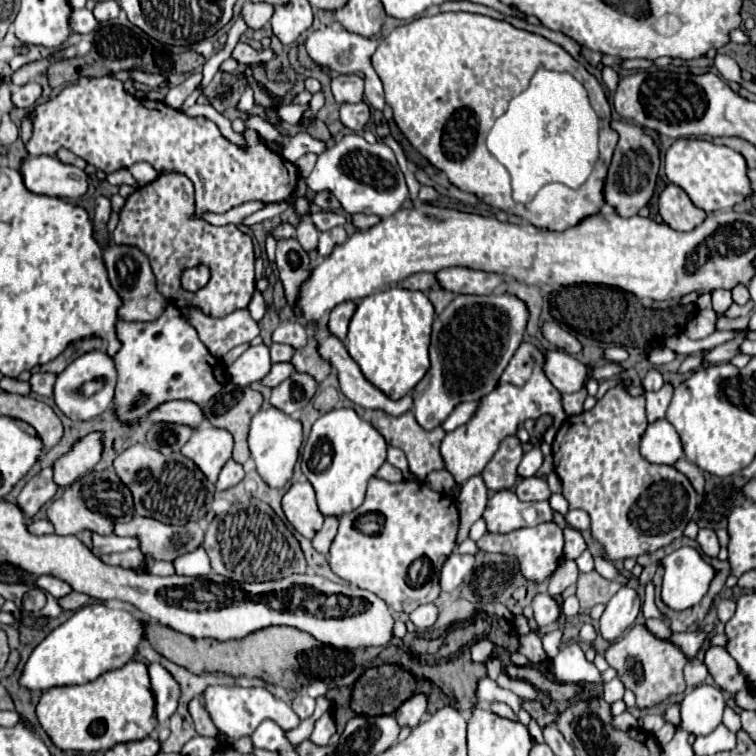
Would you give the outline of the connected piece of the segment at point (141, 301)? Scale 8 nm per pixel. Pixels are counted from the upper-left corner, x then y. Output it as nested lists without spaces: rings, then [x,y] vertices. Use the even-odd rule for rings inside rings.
[[[108,245],[104,249],[104,263],[108,269],[108,279],[122,299],[122,305],[118,309],[118,317],[122,321],[154,321],[164,313],[168,301],[158,293],[148,257],[142,251],[138,251],[136,247]]]

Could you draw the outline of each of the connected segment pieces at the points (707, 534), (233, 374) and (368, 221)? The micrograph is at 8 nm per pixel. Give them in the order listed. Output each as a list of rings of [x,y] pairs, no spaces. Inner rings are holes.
[[[700,529],[698,533],[698,545],[708,557],[717,557],[720,551],[720,543],[717,534],[712,529]]]
[[[262,343],[258,347],[250,347],[244,351],[230,367],[228,367],[228,379],[236,385],[250,385],[254,381],[262,381],[264,375],[268,375],[272,363],[270,363],[270,351]]]
[[[352,215],[352,221],[358,229],[368,229],[368,227],[376,225],[380,219],[376,215]]]

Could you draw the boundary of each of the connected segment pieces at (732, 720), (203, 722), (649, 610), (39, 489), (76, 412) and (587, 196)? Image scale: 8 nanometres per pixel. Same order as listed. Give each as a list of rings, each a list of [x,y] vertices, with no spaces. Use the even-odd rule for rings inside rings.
[[[726,707],[722,723],[724,723],[732,733],[738,733],[738,731],[740,731],[740,717],[738,717],[730,707]]]
[[[192,699],[192,701],[188,703],[188,711],[190,711],[190,715],[192,715],[192,721],[194,721],[194,725],[196,725],[198,735],[204,735],[204,737],[216,737],[216,735],[218,735],[214,723],[212,723],[212,719],[208,717],[206,709],[202,707],[200,699]]]
[[[648,583],[646,585],[646,595],[644,595],[644,603],[642,603],[642,615],[646,619],[650,617],[656,617],[656,619],[664,619],[664,615],[658,611],[656,603],[654,603],[654,585]]]
[[[42,469],[38,475],[34,475],[24,485],[24,489],[20,491],[20,495],[16,497],[14,503],[22,509],[24,517],[30,519],[38,513],[38,509],[44,503],[48,503],[54,497],[56,491],[58,491],[58,487],[52,481],[52,469]]]
[[[88,351],[84,355],[80,355],[78,359],[74,359],[58,377],[56,377],[56,383],[54,383],[54,401],[58,405],[58,409],[70,417],[70,419],[92,419],[100,413],[104,413],[112,399],[114,399],[114,387],[116,387],[116,369],[114,369],[114,359],[106,353],[106,351]],[[92,379],[102,379],[104,381],[104,387],[94,393],[92,397],[86,397],[82,393],[82,385],[86,381],[92,381]]]
[[[464,11],[438,13],[394,27],[380,41],[372,55],[372,65],[384,85],[386,105],[394,111],[394,121],[400,131],[412,147],[434,167],[444,171],[458,189],[474,193],[484,203],[510,211],[548,231],[564,231],[584,217],[598,213],[604,205],[604,177],[618,141],[616,131],[610,127],[612,109],[596,77],[560,45],[486,15]],[[538,65],[546,65],[554,71],[568,71],[584,83],[600,119],[600,159],[582,187],[570,189],[562,183],[546,183],[532,203],[522,205],[512,199],[508,169],[488,151],[486,135],[492,123],[508,109],[508,101],[528,87]]]

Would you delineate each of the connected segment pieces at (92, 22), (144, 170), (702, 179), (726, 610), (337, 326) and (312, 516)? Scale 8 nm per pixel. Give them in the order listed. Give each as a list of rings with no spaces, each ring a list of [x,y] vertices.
[[[74,9],[72,11],[72,31],[74,33],[92,33],[98,27],[96,17],[88,9]]]
[[[136,163],[134,167],[129,168],[129,171],[140,186],[150,183],[158,175],[148,163]]]
[[[676,139],[664,155],[664,169],[668,181],[682,187],[690,201],[706,213],[716,209],[732,209],[750,195],[744,157],[730,147],[720,147],[706,139]]]
[[[724,599],[724,601],[718,601],[718,607],[716,609],[718,609],[718,619],[722,623],[726,623],[734,615],[736,603],[734,603],[734,599]]]
[[[348,301],[348,303],[336,305],[336,307],[330,311],[330,315],[328,315],[328,331],[330,331],[334,337],[338,337],[340,341],[346,339],[348,323],[350,323],[354,311],[356,311],[356,305]]]
[[[298,481],[288,489],[282,499],[282,509],[292,527],[306,539],[312,539],[320,531],[324,515],[320,515],[314,489],[308,481]]]

